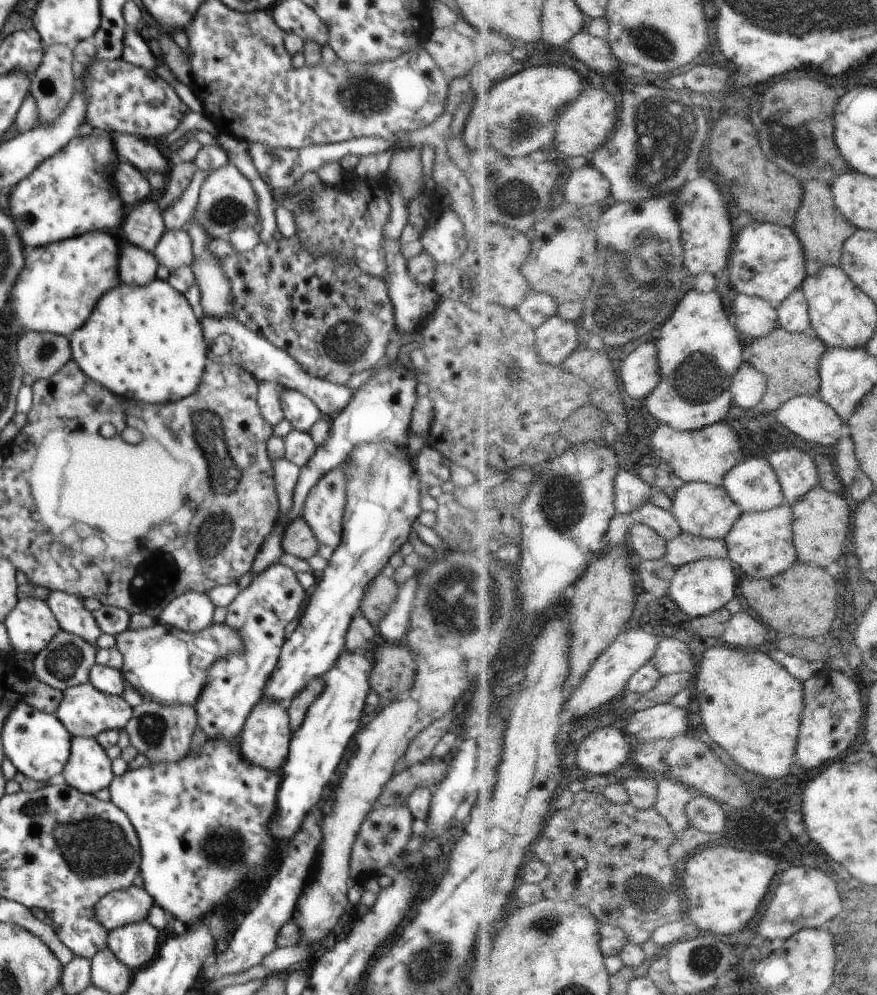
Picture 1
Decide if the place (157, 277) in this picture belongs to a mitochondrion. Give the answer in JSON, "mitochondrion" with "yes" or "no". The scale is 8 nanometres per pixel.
{"mitochondrion":"no"}

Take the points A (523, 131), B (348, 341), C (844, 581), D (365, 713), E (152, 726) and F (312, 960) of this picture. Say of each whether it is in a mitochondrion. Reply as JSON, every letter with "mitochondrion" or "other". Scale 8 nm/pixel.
{"A":"mitochondrion","B":"mitochondrion","C":"other","D":"other","E":"mitochondrion","F":"other"}

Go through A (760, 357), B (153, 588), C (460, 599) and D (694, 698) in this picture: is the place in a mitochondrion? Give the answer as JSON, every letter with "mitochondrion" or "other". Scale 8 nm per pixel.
{"A":"other","B":"mitochondrion","C":"mitochondrion","D":"other"}

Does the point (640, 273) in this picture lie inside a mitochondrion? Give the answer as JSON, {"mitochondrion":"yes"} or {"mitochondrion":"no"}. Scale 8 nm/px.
{"mitochondrion":"yes"}

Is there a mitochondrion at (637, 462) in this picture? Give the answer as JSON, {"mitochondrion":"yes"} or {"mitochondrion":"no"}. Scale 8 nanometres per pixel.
{"mitochondrion":"no"}

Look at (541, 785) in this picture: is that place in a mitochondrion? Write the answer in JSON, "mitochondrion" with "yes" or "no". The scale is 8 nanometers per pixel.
{"mitochondrion":"no"}

